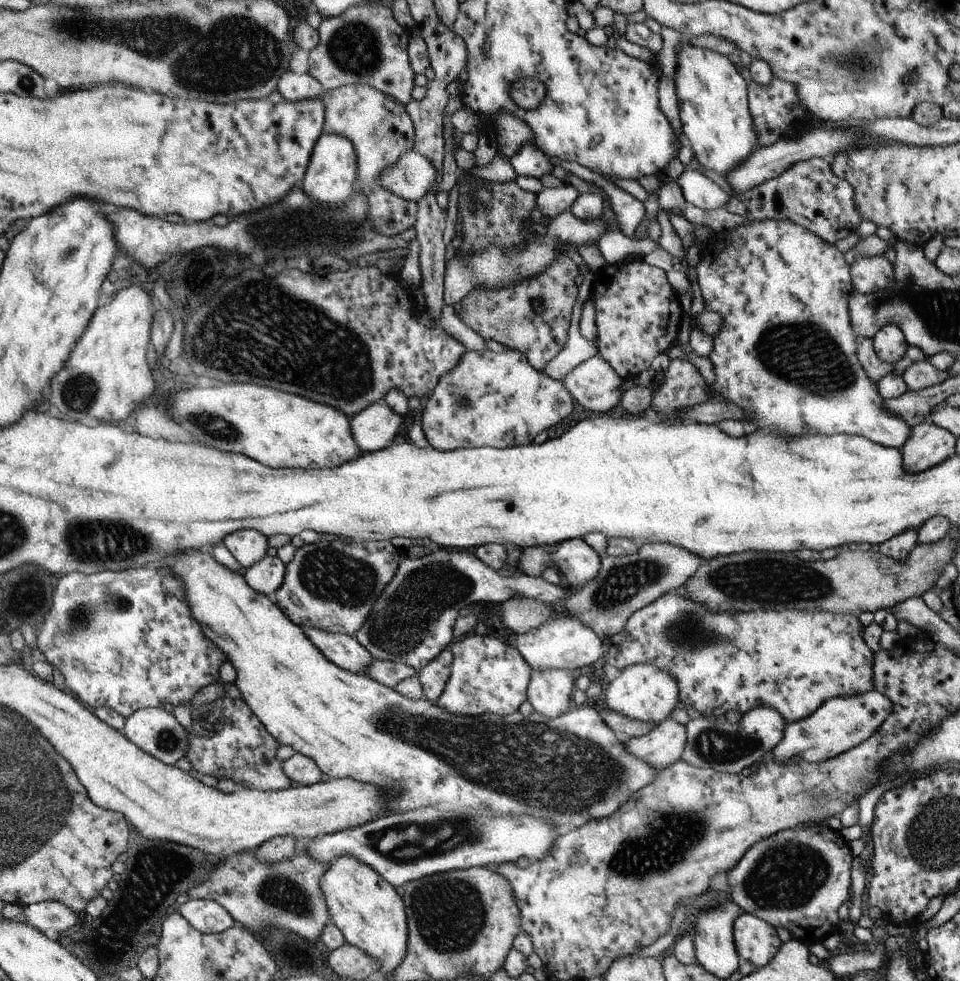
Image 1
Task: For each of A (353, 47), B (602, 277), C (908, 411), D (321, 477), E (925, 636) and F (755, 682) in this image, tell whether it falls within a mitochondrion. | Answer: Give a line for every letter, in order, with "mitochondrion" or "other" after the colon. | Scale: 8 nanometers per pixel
A: mitochondrion
B: other
C: mitochondrion
D: other
E: other
F: other

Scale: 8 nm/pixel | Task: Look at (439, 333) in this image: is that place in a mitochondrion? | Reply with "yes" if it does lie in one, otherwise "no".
no

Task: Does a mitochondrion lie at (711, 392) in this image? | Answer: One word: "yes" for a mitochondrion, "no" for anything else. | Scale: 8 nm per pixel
no

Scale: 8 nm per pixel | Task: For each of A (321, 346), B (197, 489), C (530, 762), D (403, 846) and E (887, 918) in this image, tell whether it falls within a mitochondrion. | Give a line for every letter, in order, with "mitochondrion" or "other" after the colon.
A: mitochondrion
B: other
C: mitochondrion
D: mitochondrion
E: other

